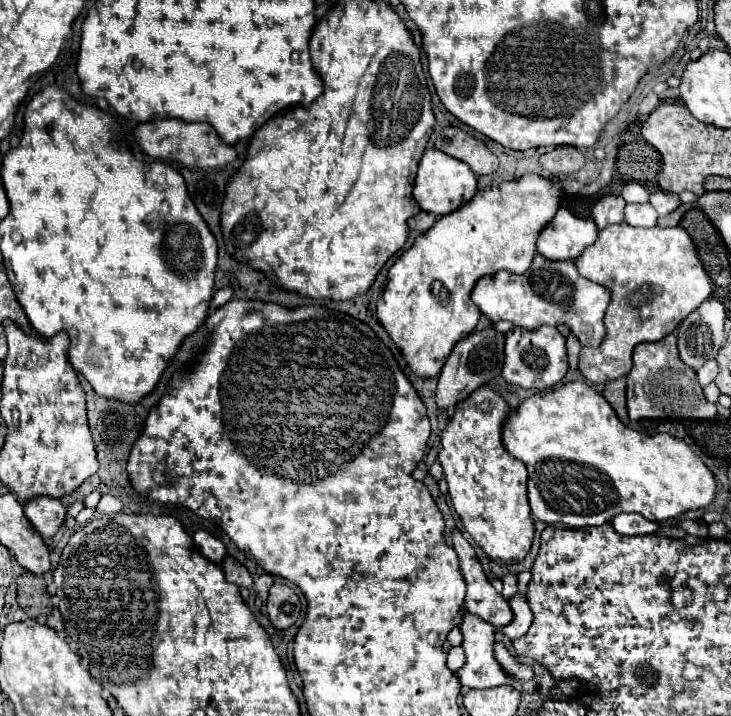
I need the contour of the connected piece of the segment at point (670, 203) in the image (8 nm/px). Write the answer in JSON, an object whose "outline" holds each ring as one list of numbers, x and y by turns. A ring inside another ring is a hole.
{"outline":[[661,189,650,193,649,202,655,206,659,216,671,213,671,210,675,210,681,204,678,194]]}

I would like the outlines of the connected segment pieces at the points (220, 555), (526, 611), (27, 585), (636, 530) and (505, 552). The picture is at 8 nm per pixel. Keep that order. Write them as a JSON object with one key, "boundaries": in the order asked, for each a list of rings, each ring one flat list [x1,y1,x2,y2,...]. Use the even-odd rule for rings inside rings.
{"boundaries":[[[199,530,195,536,195,544,199,546,199,550,201,550,201,554,205,556,205,558,211,558,211,562,215,562,215,564,221,564,221,560,225,558,225,544,219,540,219,538,215,538,215,536,211,536,209,532,205,532,205,530]],[[521,596,511,598,509,604,511,604,511,610,513,610,515,618,513,618,513,622,509,626,503,628,503,634,507,638,515,640,515,638,521,638,529,630,531,622,533,622,533,614,531,614,531,608,527,606,527,600,523,600]],[[23,572,17,578,17,602,25,610,29,618,37,618,41,614,51,614,51,596,45,588,45,582,41,576,35,576,31,572]],[[619,514,611,520,615,530,623,536,633,536,633,534,653,534,661,528,657,522,649,522,647,518,639,514]],[[499,394,497,400,469,398,459,402,441,434,443,448,439,452,449,496,465,530,493,562,503,566,521,562,527,556,535,534,527,500,527,468,513,458,501,442,501,428,507,414,509,406]]]}

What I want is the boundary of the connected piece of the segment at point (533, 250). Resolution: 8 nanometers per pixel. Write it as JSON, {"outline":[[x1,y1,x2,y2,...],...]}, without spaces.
{"outline":[[523,174,521,178,487,186,479,190,471,202,465,202,451,214,445,214,431,230,417,236,413,246,395,260,395,264,389,268,387,284,377,304,377,318,393,342,401,348,405,360,417,376,437,376,453,346,475,330,481,310,471,302,471,290,479,278,499,270,509,270,515,274,529,270,533,256,537,254,537,238,551,218,555,218,563,196,563,186,557,180,543,178,539,174]]}

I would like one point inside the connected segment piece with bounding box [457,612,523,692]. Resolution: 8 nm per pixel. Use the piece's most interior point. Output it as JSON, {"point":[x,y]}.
{"point":[481,670]}

